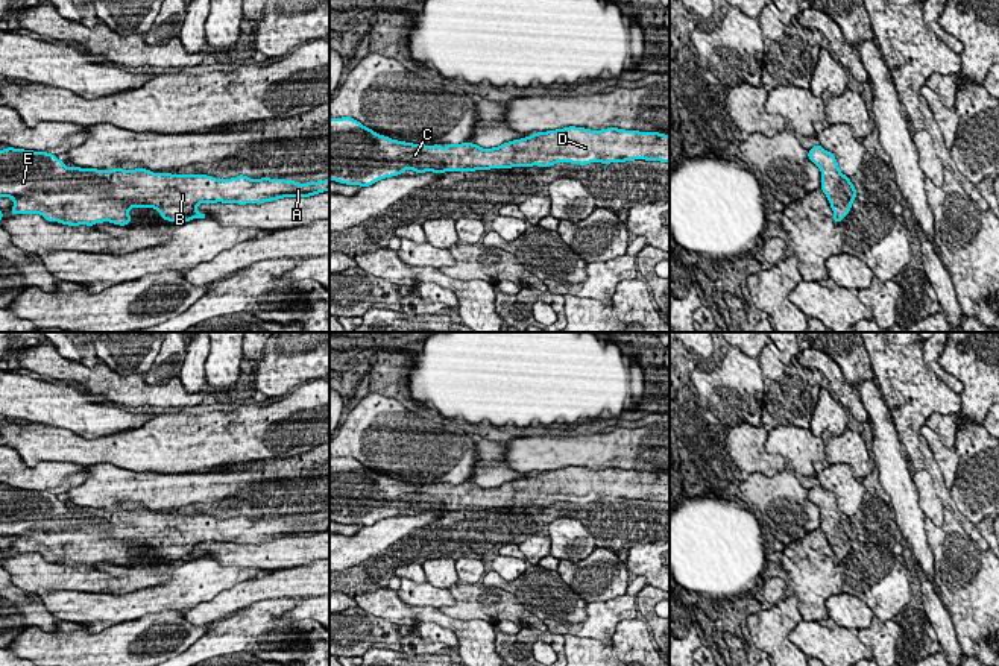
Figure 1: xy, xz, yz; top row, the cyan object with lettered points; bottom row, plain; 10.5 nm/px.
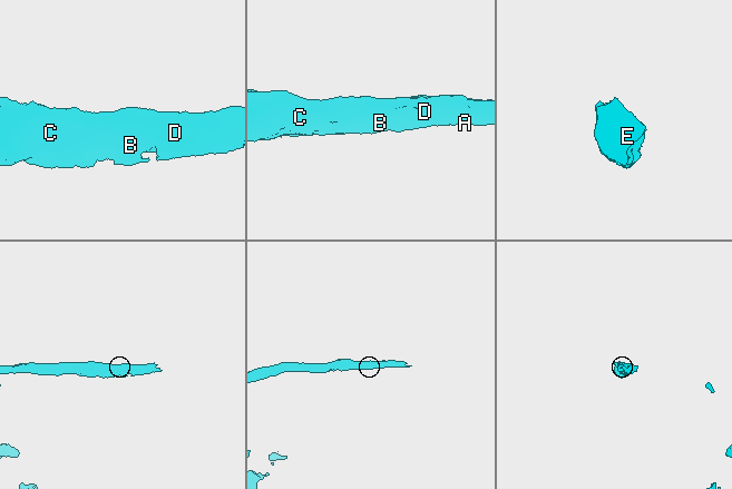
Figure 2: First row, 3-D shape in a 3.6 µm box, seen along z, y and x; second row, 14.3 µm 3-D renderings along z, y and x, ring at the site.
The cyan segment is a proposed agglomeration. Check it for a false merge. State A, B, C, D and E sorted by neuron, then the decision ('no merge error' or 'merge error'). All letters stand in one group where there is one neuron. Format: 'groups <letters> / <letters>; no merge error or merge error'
groups A B C D E; no merge error

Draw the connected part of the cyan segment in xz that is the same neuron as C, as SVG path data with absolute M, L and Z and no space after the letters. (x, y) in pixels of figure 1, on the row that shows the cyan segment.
M352 117L329 118L329 181L346 185L370 187L375 182L399 176L405 170L416 174L433 171L475 171L512 167L551 167L556 162L586 165L591 162L626 162L635 159L670 162L670 135L660 132L639 132L618 127L591 130L568 126L563 129L531 134L507 141L498 147L483 149L474 143L425 146L392 140L363 126Z

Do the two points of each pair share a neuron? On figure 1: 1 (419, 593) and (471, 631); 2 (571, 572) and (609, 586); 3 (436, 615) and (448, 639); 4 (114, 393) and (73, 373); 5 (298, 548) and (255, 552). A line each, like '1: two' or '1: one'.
1: two
2: one
3: two
4: one
5: one

